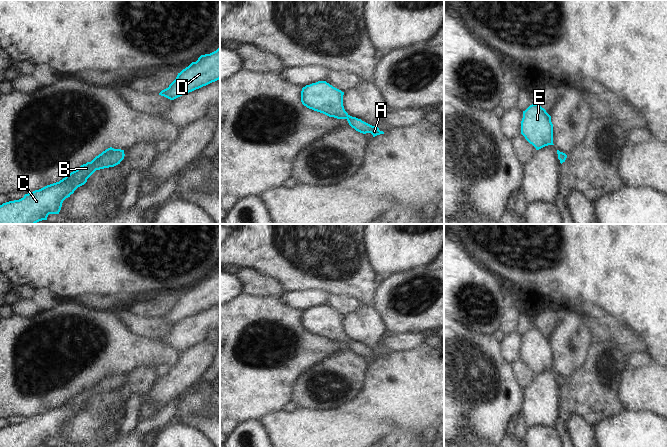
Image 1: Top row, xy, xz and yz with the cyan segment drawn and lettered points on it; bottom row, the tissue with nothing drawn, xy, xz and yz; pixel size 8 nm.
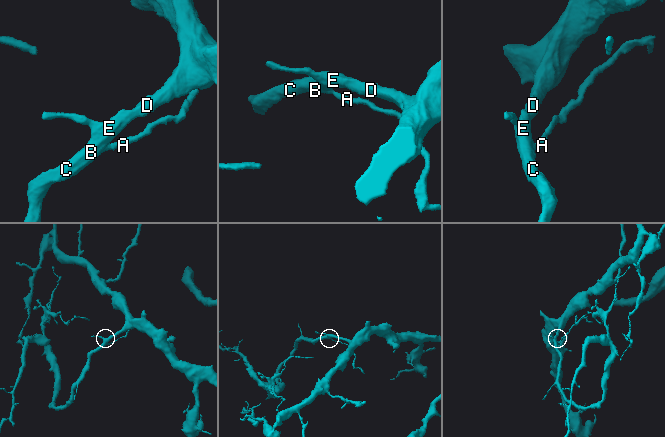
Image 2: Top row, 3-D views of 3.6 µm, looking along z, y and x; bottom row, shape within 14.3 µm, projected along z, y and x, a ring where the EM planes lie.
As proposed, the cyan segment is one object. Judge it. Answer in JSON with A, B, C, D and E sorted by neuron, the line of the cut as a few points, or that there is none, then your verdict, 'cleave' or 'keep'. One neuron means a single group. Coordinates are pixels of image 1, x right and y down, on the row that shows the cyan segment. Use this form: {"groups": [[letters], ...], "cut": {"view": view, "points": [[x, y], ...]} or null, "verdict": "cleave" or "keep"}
{"groups": [["A", "B", "C", "D", "E"]], "cut": null, "verdict": "keep"}

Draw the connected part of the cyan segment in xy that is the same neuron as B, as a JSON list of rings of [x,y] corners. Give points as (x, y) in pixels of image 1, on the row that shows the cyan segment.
[[[106,149],[91,162],[81,165],[59,182],[0,205],[0,224],[36,224],[49,214],[59,214],[63,201],[84,185],[96,171],[114,167],[124,159],[124,150]]]

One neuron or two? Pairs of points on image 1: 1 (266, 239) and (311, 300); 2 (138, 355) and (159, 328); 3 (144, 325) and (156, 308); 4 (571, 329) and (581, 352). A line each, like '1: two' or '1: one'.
1: two
2: two
3: two
4: one

